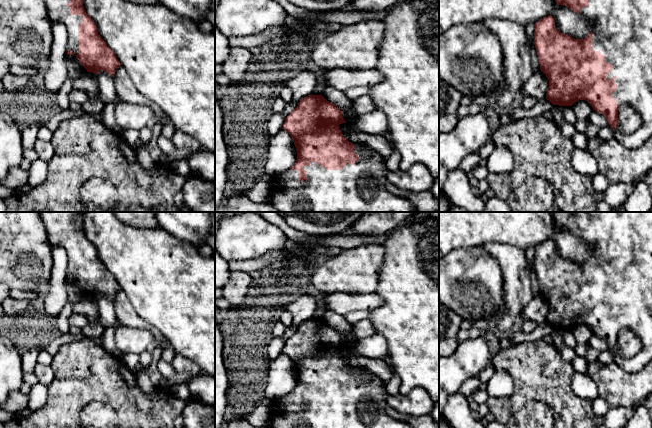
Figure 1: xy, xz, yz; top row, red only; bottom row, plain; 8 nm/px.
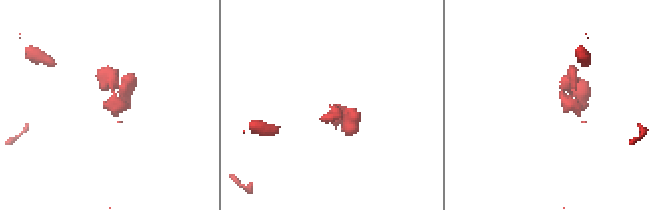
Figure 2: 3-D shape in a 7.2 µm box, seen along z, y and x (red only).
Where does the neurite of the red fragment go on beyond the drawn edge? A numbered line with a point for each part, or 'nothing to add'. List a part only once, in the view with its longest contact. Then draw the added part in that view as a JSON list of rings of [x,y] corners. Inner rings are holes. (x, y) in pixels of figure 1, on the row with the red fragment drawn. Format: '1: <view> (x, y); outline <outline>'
1: yz (622, 29); outline [[[589,0],[588,7],[581,8],[581,15],[592,24],[593,50],[600,51],[605,61],[613,65],[613,70],[606,76],[617,84],[613,98],[617,105],[630,105],[635,108],[642,119],[638,130],[624,134],[619,124],[613,130],[613,138],[626,148],[637,148],[652,137],[652,0]]]

